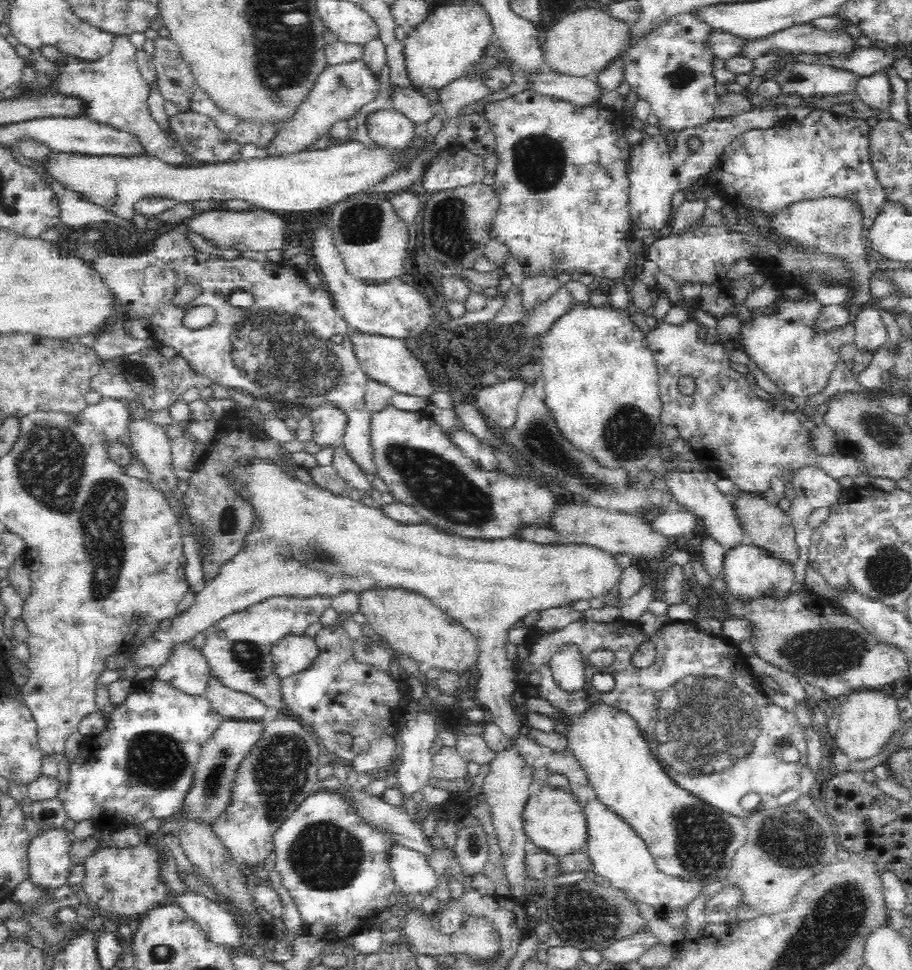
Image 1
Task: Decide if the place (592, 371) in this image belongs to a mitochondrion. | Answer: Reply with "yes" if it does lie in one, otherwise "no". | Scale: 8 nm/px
no

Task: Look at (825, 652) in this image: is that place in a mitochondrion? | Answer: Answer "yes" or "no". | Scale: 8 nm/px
yes

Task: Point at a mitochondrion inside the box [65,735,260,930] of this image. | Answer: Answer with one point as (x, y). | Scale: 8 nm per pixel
(214, 781)

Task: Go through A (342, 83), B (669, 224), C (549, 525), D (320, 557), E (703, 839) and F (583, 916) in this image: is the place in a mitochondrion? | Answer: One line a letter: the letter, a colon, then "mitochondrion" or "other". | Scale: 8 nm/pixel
A: mitochondrion
B: other
C: other
D: mitochondrion
E: mitochondrion
F: mitochondrion

